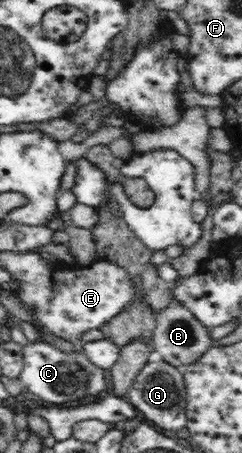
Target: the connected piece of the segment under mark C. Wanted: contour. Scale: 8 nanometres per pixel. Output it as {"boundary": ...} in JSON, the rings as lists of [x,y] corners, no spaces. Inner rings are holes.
{"boundary":[[[37,341],[28,343],[24,347],[23,353],[24,363],[19,378],[31,393],[39,395],[47,403],[60,406],[75,399],[99,395],[101,391],[107,389],[105,370],[101,366],[93,364],[93,361],[89,360],[89,357],[85,356],[80,348],[76,352],[66,353],[51,344]]]}

